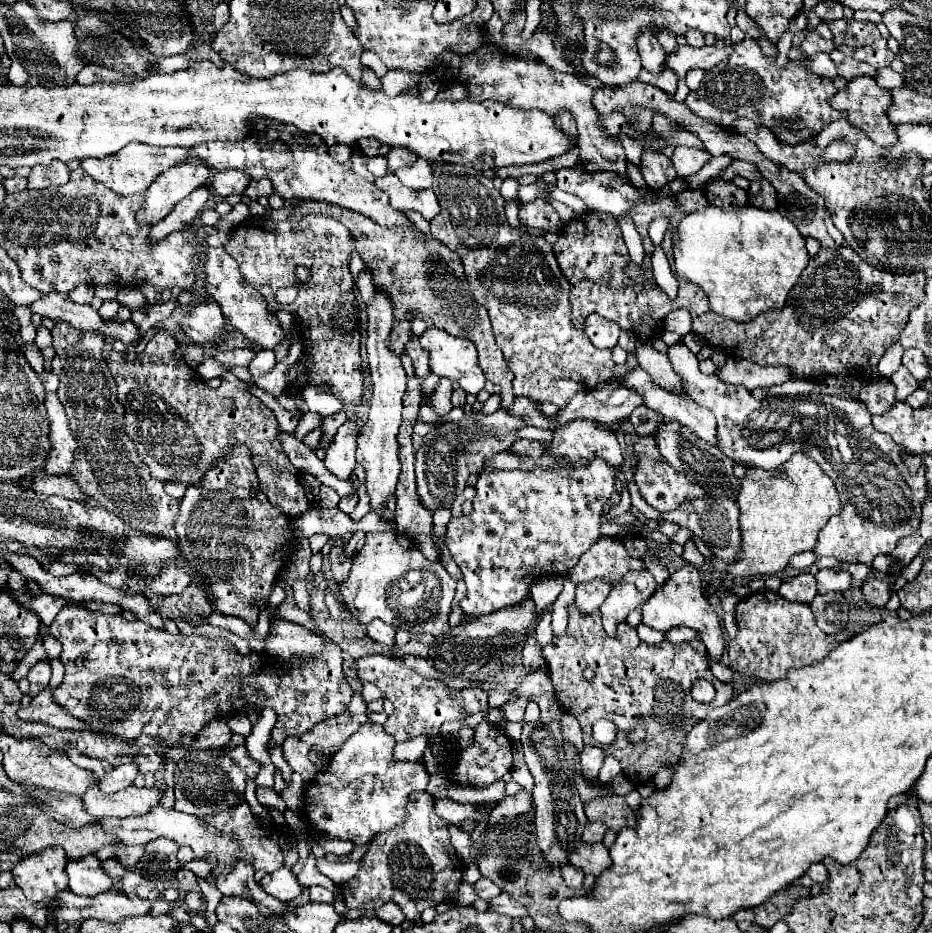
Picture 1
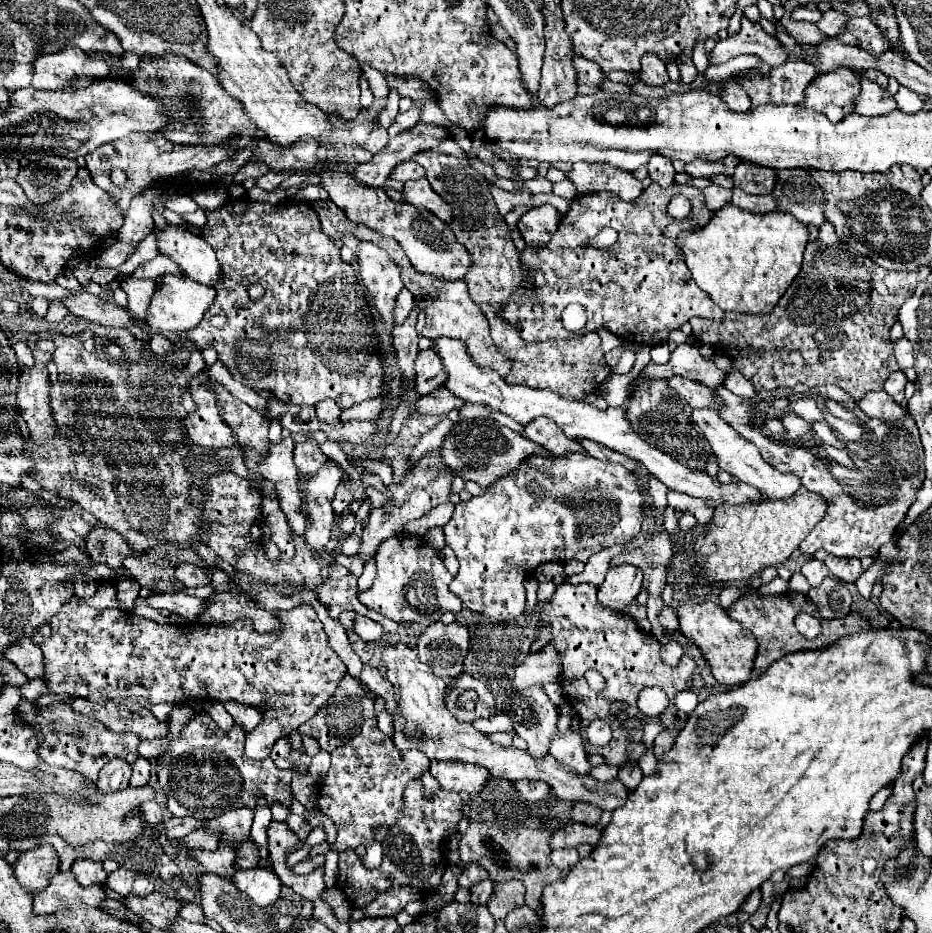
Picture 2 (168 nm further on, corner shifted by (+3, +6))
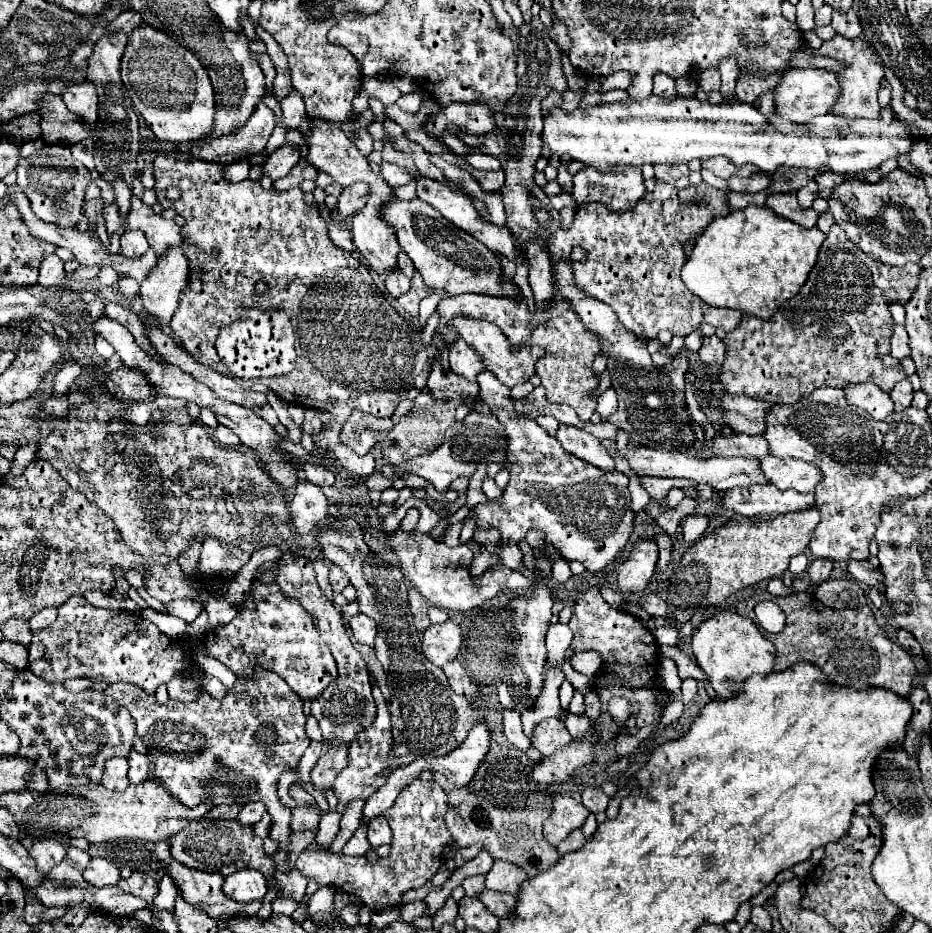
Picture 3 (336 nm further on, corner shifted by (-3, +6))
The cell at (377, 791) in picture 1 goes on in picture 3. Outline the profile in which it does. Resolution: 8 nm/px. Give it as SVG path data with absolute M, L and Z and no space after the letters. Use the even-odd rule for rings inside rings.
M371 682L372 695L378 706L378 712L376 712L376 718L374 722L360 730L354 740L350 742L350 766L344 768L336 782L334 782L334 794L336 798L342 802L342 804L348 804L352 798L370 798L386 780L388 780L388 774L386 774L386 766L388 766L388 754L392 750L392 732L390 732L390 714L388 714L388 708L386 708L386 702L384 702L381 690L377 685Z

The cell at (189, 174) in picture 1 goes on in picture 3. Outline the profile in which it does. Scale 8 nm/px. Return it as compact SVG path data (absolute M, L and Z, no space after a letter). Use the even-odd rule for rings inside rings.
M140 230L136 232L128 232L128 234L122 234L120 236L120 256L126 256L126 258L138 258L142 254L146 254L148 250L148 240L144 238L144 234Z

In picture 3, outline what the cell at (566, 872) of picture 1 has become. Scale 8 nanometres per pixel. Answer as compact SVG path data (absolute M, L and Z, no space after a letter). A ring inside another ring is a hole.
M576 828L576 830L572 830L572 832L558 844L558 852L560 852L560 856L564 856L564 854L568 854L568 852L576 852L576 850L582 848L584 842L586 842L586 838L584 838L582 832Z

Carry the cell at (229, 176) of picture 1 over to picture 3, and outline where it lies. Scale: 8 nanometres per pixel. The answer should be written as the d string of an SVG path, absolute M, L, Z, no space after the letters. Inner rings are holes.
M284 144L282 148L274 150L266 162L262 164L262 170L266 176L270 176L272 180L278 180L282 176L286 176L300 160L300 150L294 144Z

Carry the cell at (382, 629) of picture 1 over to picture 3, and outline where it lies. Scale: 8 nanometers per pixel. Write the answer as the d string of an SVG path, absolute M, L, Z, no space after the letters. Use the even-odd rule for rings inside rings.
M364 614L350 616L348 624L350 624L350 630L352 630L354 638L356 638L360 644L374 646L374 640L376 640L376 624L374 624L368 616L364 616Z

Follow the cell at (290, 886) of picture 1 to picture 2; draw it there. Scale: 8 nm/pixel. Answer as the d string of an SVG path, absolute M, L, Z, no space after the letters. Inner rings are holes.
M264 866L238 870L234 874L234 884L262 908L268 908L272 902L276 902L280 898L280 888L282 888L282 882L276 876L276 872Z

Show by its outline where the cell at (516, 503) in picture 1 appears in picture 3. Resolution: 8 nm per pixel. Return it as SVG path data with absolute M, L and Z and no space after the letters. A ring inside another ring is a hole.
M484 370L476 378L480 398L492 408L498 422L504 424L508 436L508 472L510 482L500 502L484 502L474 506L478 528L498 528L504 542L518 542L530 528L540 528L548 542L560 548L562 558L584 564L590 572L600 572L626 546L634 530L634 516L628 508L630 492L626 476L620 472L604 472L568 452L562 444L548 436L534 418L522 416L514 410L510 388Z

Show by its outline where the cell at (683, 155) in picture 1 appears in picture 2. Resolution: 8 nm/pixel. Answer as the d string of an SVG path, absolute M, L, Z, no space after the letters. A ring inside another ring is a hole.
M726 156L726 160L692 160L690 164L684 164L684 172L692 176L714 176L714 174L726 174L732 176L738 160L732 160L732 156Z

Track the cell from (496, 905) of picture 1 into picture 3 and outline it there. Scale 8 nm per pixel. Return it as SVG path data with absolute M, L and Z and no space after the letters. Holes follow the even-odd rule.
M482 874L480 876L468 876L462 882L462 886L464 886L464 890L466 890L468 896L474 896L474 894L478 894L478 892L484 890L484 876Z

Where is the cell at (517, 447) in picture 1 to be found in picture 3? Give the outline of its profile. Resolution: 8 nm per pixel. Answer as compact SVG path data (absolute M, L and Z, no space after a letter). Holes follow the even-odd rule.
M560 424L556 438L564 446L566 452L570 452L570 454L598 466L600 470L608 470L608 472L614 470L614 458L602 448L600 440L594 438L592 434L582 432L582 430L574 428L574 426Z

